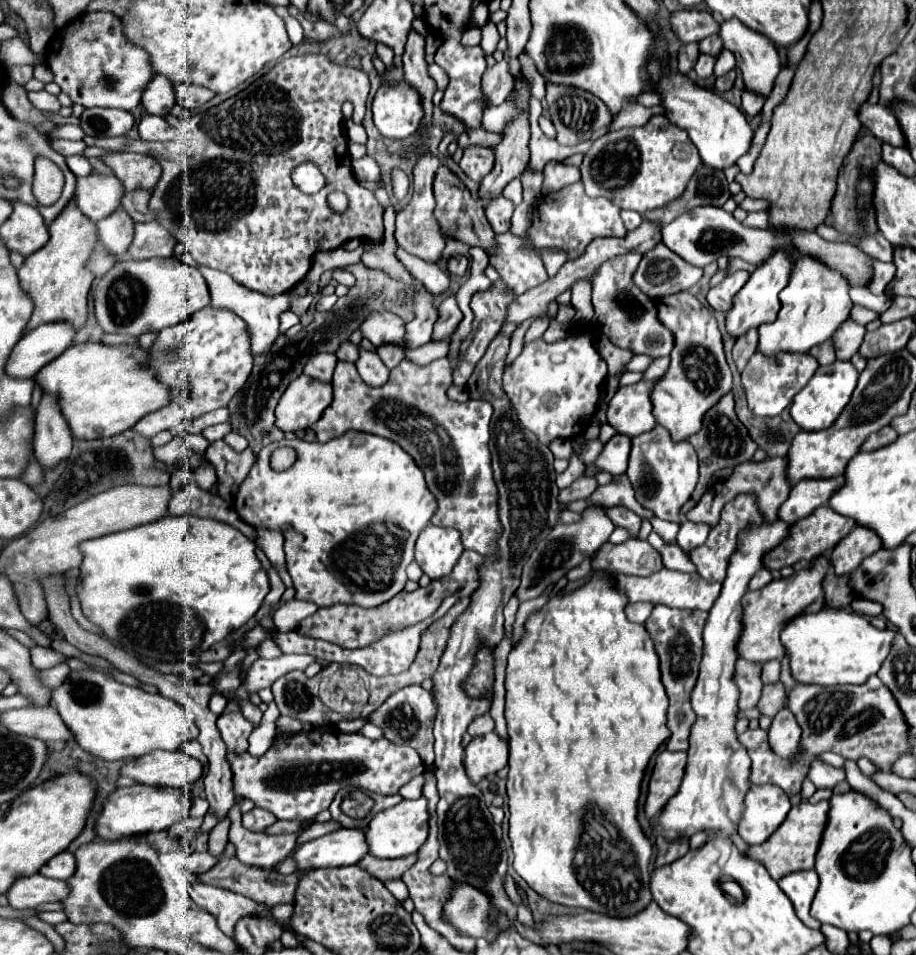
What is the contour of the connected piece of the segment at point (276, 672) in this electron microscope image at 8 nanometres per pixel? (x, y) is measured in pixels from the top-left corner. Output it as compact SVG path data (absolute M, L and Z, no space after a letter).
M280 655L280 657L274 657L274 659L258 659L252 663L252 667L248 669L248 677L246 681L240 685L238 689L234 691L238 699L249 699L248 693L258 693L262 687L270 687L278 677L294 671L294 669L306 669L312 661L318 661L318 659L312 659L310 655Z

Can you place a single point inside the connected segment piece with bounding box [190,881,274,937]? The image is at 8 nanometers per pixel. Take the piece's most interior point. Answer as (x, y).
(227, 907)

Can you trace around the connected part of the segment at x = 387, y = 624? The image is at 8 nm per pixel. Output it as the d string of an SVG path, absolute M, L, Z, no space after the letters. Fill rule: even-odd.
M464 551L458 559L458 563L454 565L454 569L440 577L440 579L434 579L428 587L418 587L416 591L412 593L398 593L392 601L388 601L388 605L380 605L376 609L364 609L364 607L358 607L358 605L334 605L334 607L322 607L318 609L314 615L306 617L298 629L308 635L308 637L318 637L318 639L324 639L324 641L330 641L330 643L336 643L340 647L346 647L346 649L356 649L356 647L362 647L362 645L370 645L376 637L382 637L386 631L392 631L392 629L404 629L408 625L414 625L418 621L424 621L426 617L430 617L438 607L440 603L450 597L450 595L458 595L458 597L470 597L470 593L478 587L478 573L476 573L476 567L480 565L482 557L480 553L472 553L472 551Z

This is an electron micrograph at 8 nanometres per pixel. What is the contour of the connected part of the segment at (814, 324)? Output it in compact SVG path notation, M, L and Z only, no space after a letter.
M810 257L798 259L796 267L792 269L790 283L780 293L780 303L782 309L776 321L758 327L758 353L766 353L766 357L776 357L776 353L810 351L814 345L830 339L834 331L848 319L852 309L846 279Z

